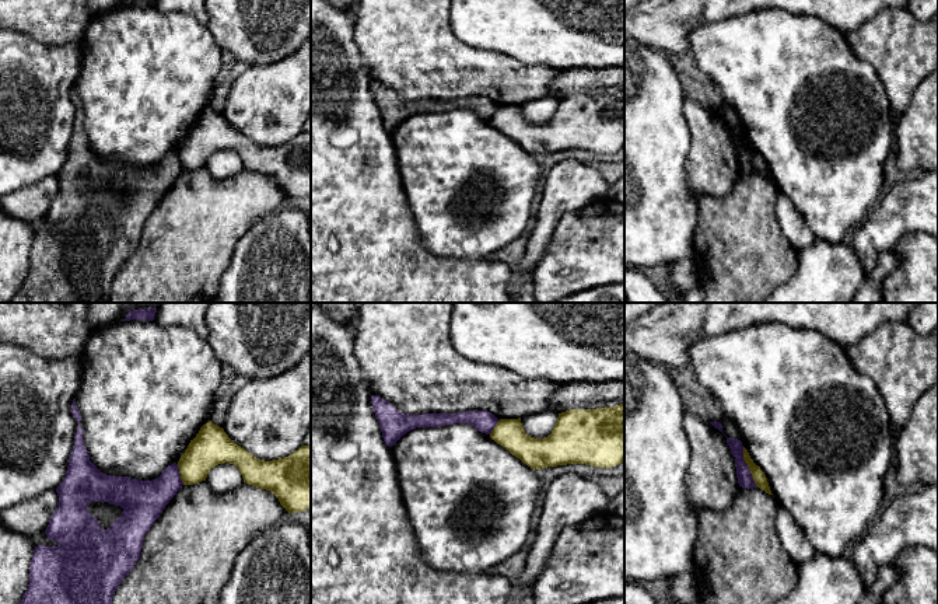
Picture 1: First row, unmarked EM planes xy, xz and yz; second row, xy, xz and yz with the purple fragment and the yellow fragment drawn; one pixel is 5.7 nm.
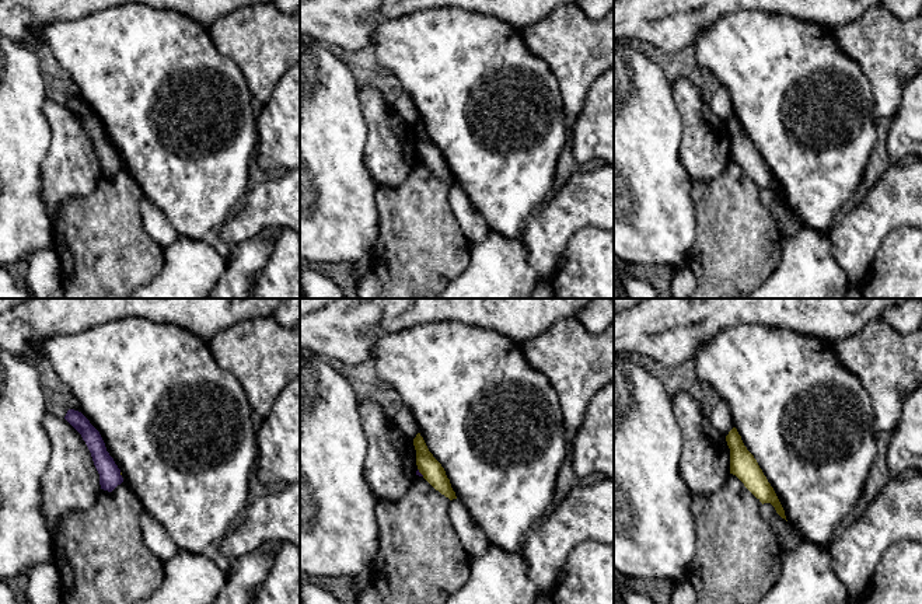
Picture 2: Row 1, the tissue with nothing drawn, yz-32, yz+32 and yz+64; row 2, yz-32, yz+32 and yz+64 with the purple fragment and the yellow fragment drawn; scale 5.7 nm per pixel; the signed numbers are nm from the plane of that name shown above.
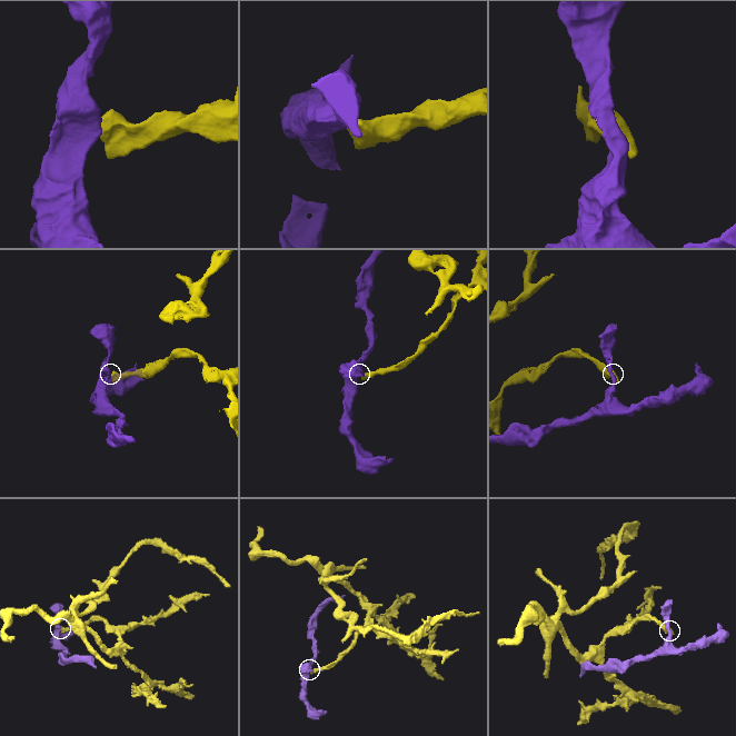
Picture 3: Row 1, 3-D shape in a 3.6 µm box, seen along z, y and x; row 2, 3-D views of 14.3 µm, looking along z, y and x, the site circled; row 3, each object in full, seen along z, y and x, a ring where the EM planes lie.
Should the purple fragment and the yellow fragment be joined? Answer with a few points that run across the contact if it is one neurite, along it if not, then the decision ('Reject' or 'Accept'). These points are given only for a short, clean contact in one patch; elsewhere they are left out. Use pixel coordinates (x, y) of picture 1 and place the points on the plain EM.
Line: yz (742, 133), (742, 145), (756, 171). Reject

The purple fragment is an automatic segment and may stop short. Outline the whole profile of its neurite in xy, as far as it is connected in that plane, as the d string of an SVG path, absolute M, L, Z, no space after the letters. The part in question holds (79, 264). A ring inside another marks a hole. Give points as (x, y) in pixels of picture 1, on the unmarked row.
M76 84L71 99L78 115L66 163L56 174L57 193L45 216L46 223L57 227L59 231L35 233L28 275L11 303L109 303L112 283L139 247L144 221L183 171L176 149L168 151L153 167L102 160L90 147L83 128L81 99L76 92ZM91 188L120 192L122 202L108 216L102 216L98 206L87 196Z

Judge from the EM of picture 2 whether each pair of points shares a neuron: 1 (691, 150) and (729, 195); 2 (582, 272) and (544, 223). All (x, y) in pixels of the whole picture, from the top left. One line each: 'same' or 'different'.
1: different
2: different

